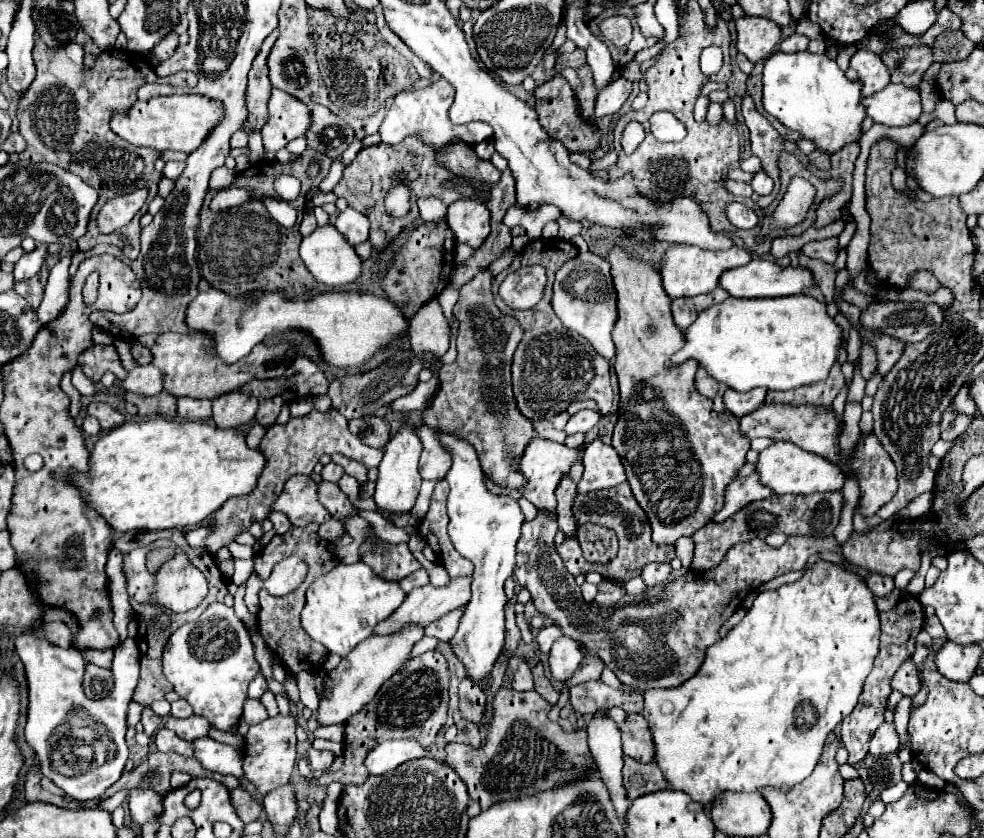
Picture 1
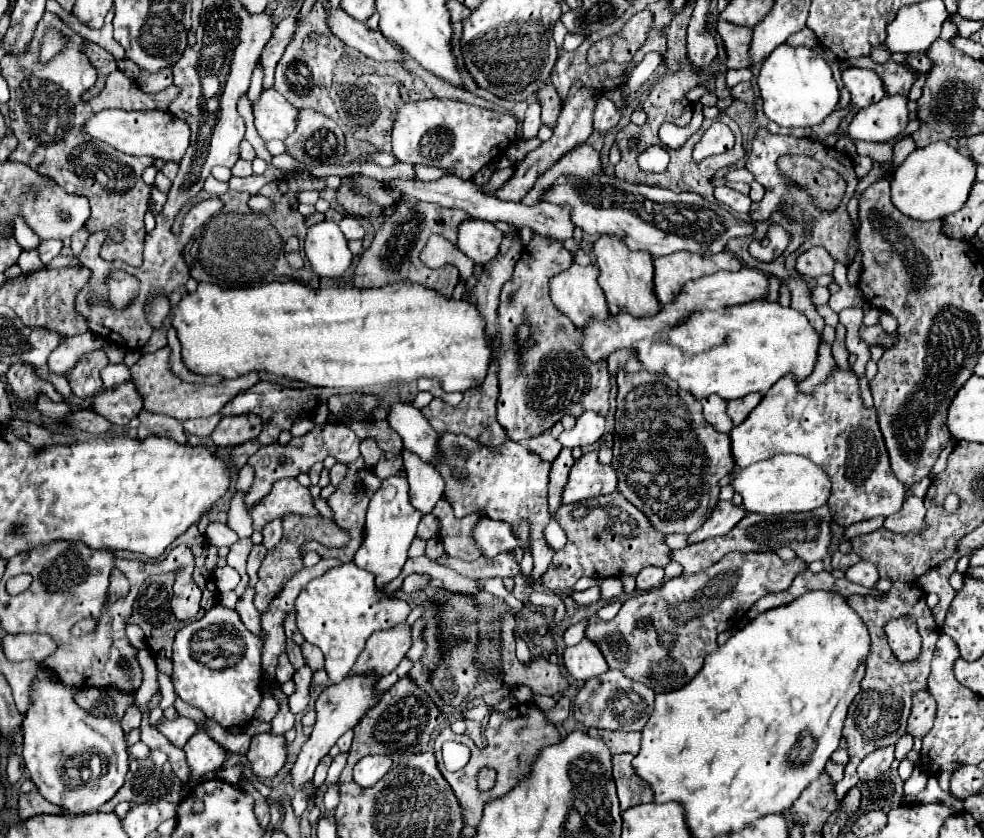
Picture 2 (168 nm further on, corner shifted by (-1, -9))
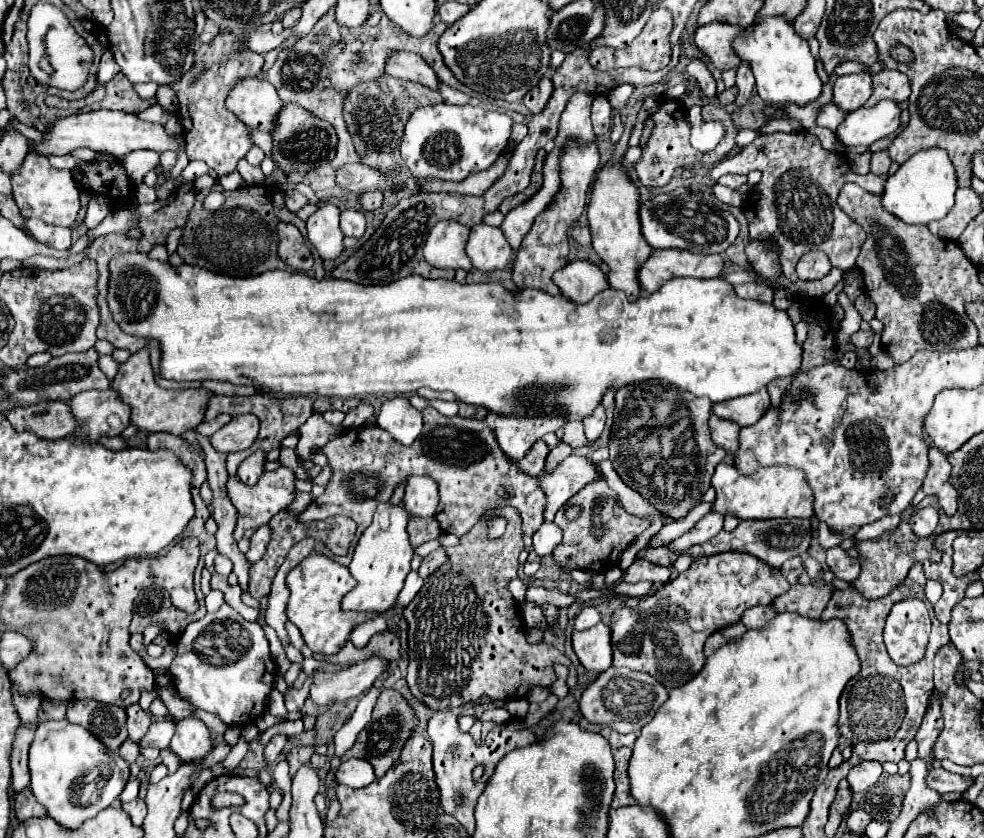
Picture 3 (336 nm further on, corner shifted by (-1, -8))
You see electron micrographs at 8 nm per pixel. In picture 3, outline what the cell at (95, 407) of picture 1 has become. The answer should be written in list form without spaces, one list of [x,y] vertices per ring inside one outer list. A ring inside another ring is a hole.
[[[39,402],[27,408],[13,408],[7,420],[17,432],[33,432],[45,440],[67,438],[77,428],[67,402]]]

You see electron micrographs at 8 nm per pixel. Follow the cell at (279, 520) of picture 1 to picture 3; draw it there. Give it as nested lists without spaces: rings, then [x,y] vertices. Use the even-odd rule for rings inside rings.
[[[261,526],[259,530],[255,530],[253,536],[251,536],[251,548],[249,548],[249,552],[245,554],[245,558],[249,558],[249,562],[255,564],[255,562],[265,554],[269,540],[271,540],[271,530],[269,530],[269,526]]]

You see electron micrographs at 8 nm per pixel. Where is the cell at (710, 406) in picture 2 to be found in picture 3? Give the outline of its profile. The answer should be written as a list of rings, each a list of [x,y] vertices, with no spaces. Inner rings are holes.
[[[711,416],[709,430],[711,430],[711,440],[733,458],[739,446],[739,426],[733,424],[731,420]]]

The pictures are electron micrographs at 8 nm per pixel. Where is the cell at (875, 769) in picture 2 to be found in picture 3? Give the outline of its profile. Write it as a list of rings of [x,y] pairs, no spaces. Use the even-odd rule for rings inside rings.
[[[861,762],[861,764],[853,766],[847,776],[849,788],[853,790],[853,794],[863,792],[879,780],[881,772],[883,772],[883,766],[879,762]]]

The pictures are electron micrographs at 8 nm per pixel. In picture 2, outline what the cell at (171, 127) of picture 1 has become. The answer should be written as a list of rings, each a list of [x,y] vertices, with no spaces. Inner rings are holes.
[[[105,109],[91,117],[85,123],[85,133],[93,139],[109,143],[111,147],[127,153],[127,155],[151,155],[155,159],[179,161],[189,147],[189,125],[179,117],[171,117],[167,111],[121,111],[121,109]]]

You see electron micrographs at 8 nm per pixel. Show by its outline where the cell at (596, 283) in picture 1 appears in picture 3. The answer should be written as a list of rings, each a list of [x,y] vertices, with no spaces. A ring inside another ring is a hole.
[[[573,260],[565,264],[565,268],[557,270],[553,274],[553,282],[559,286],[559,290],[573,302],[583,304],[591,300],[597,292],[605,290],[607,278],[599,270],[599,266],[591,264],[589,260]]]

